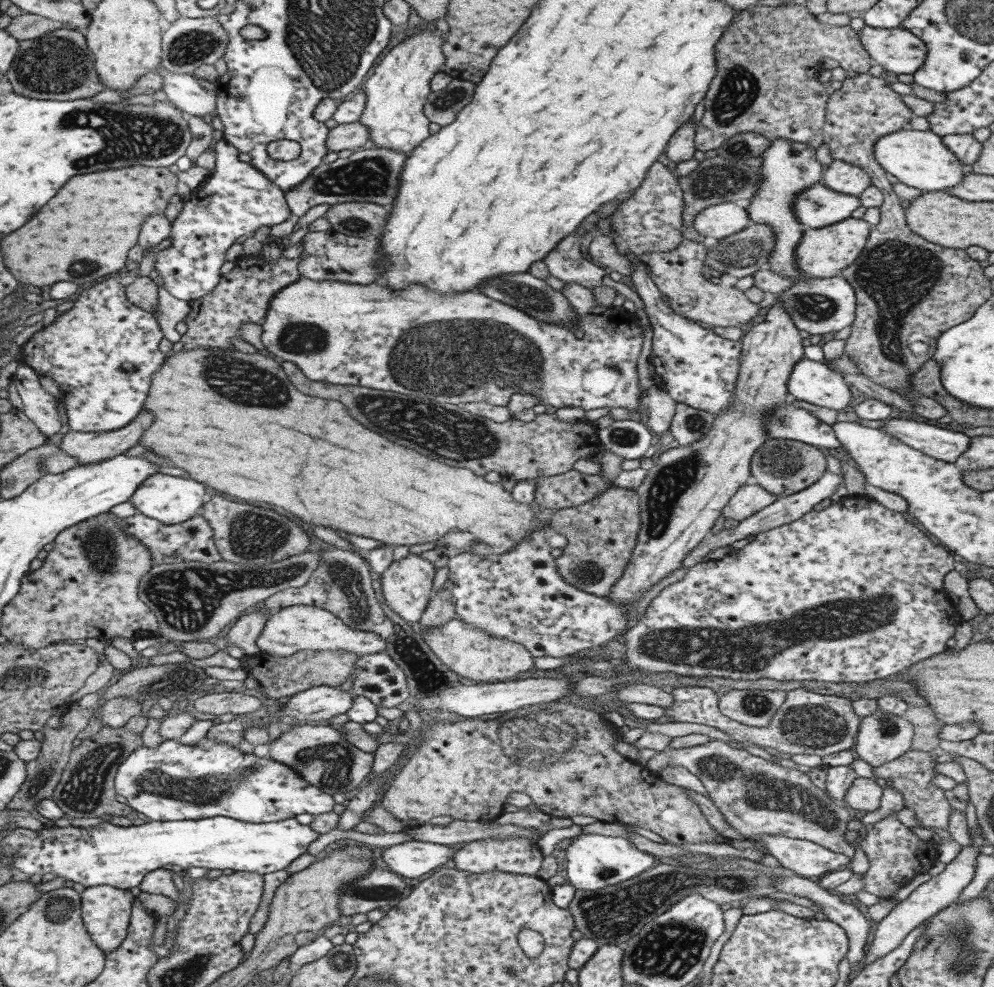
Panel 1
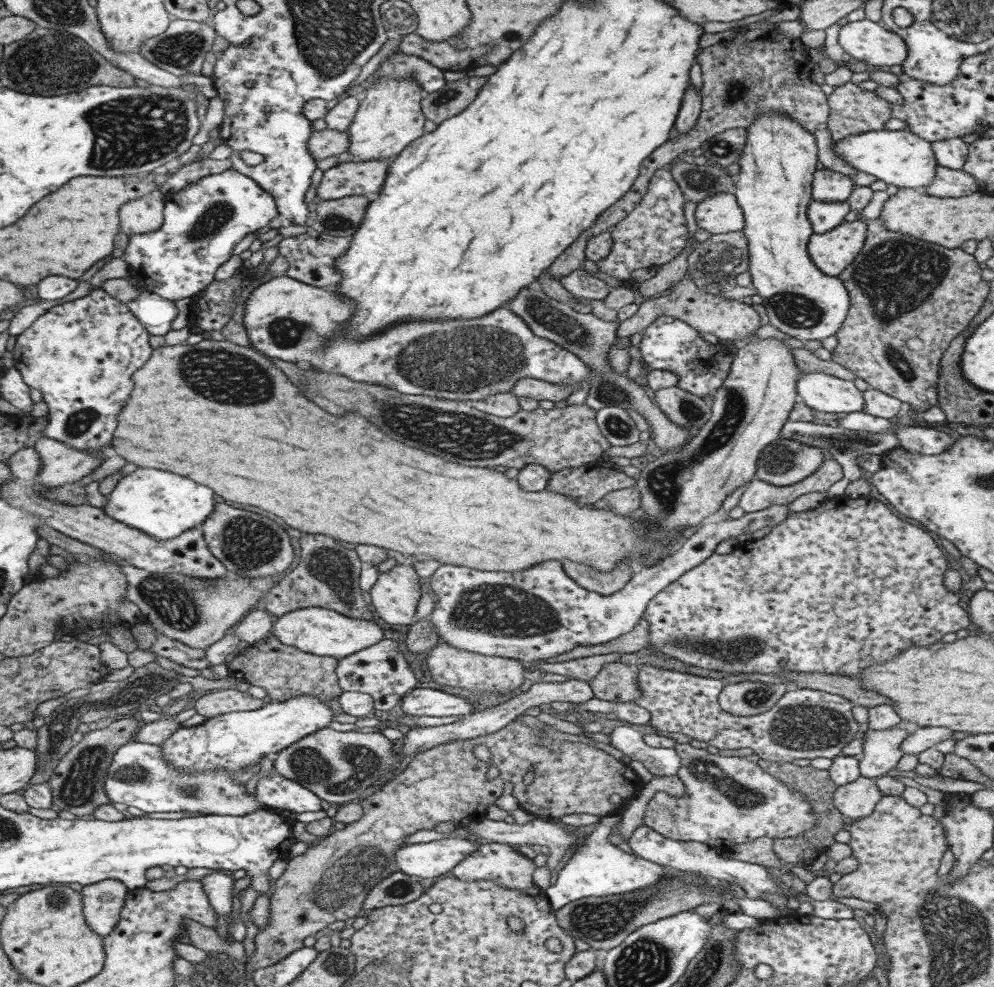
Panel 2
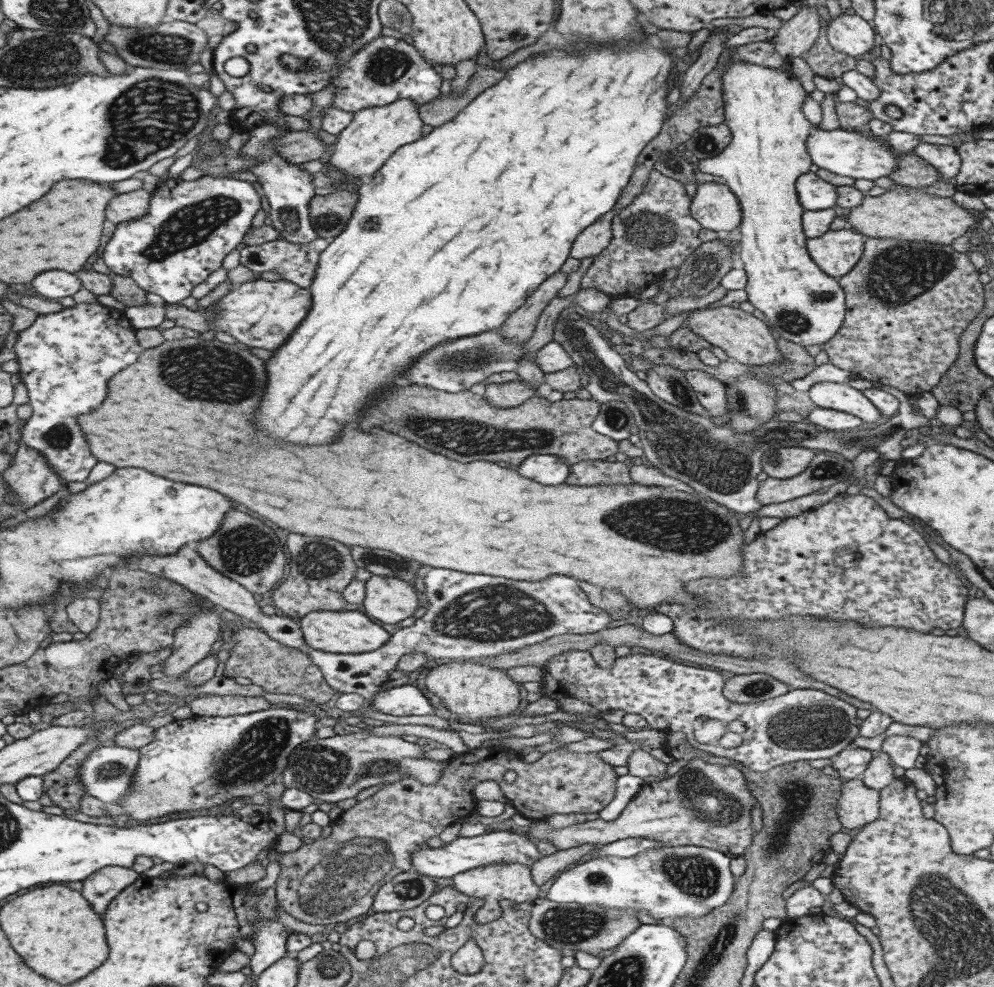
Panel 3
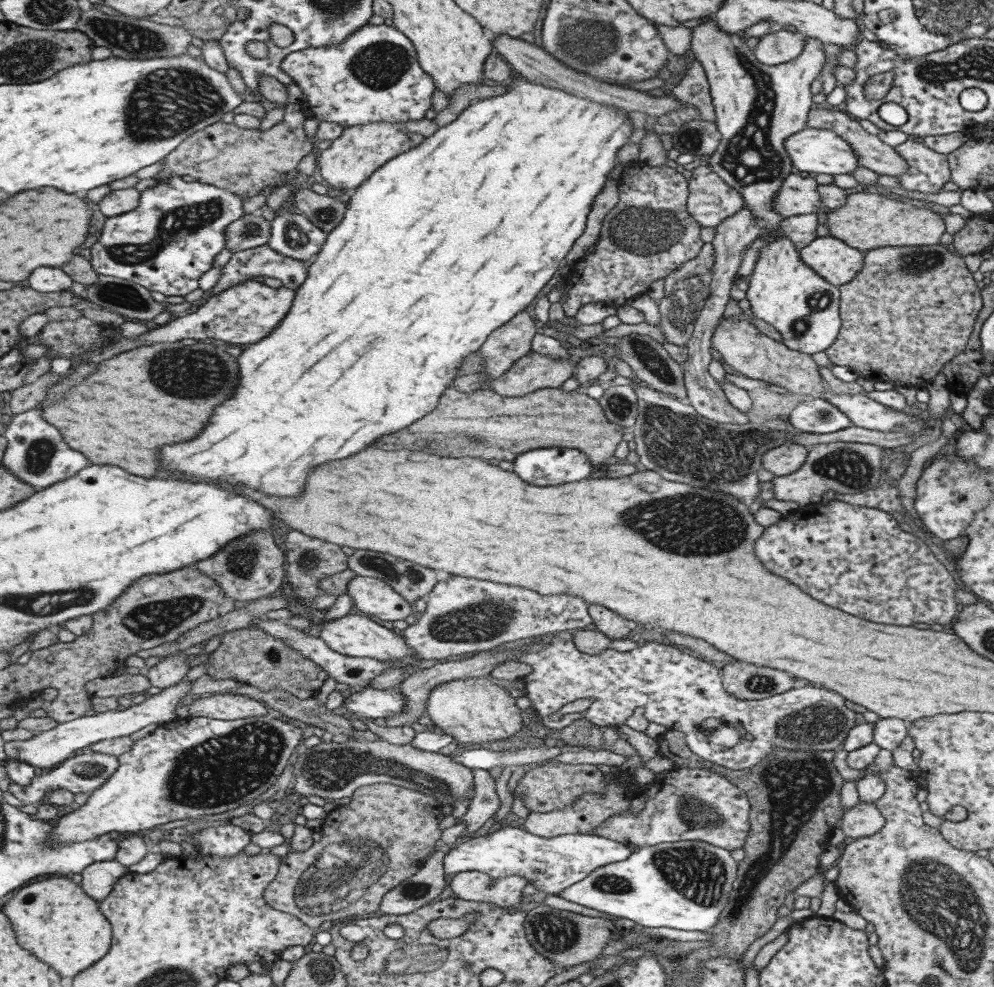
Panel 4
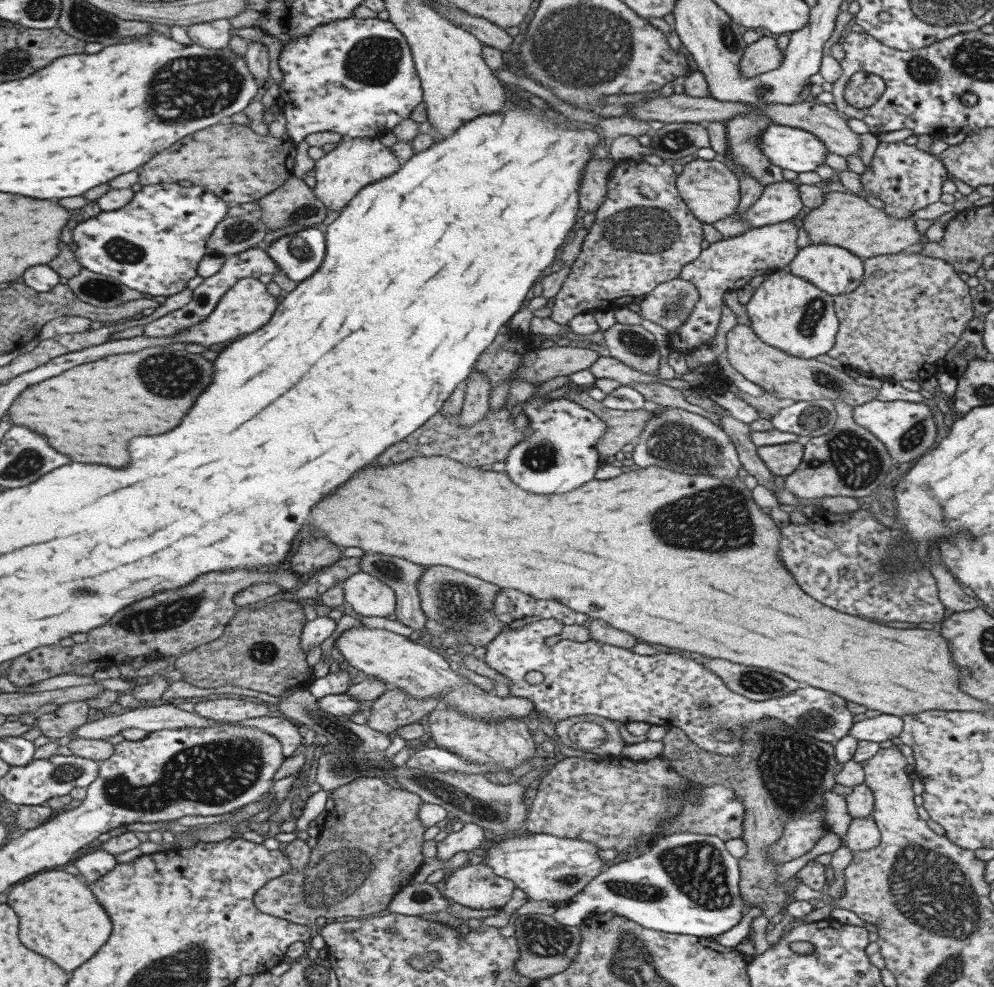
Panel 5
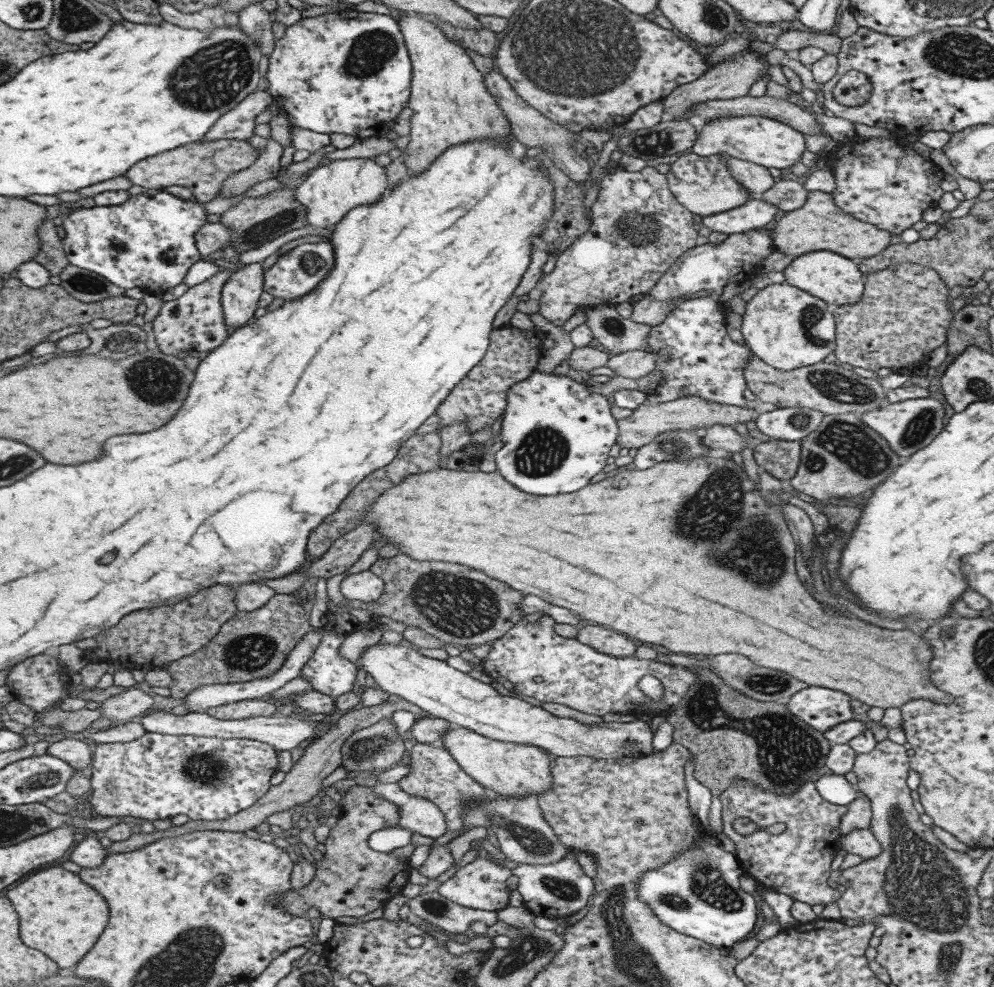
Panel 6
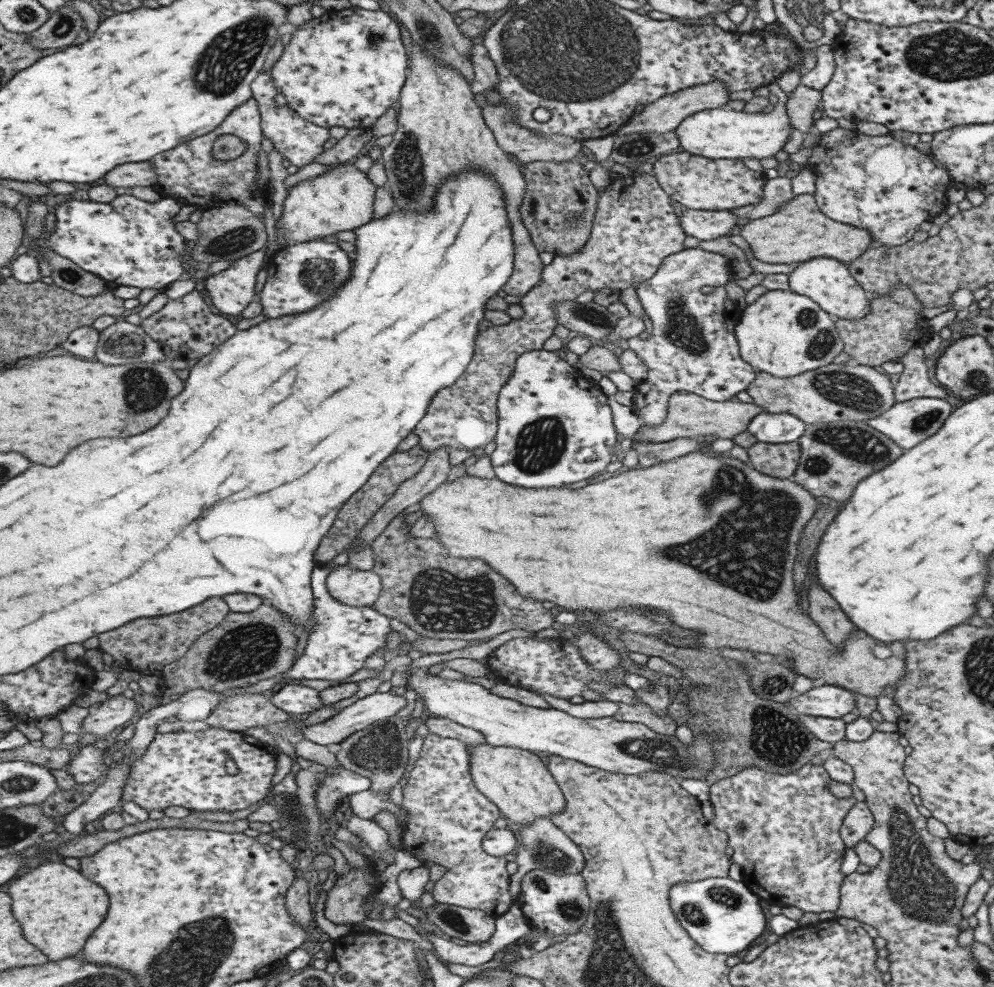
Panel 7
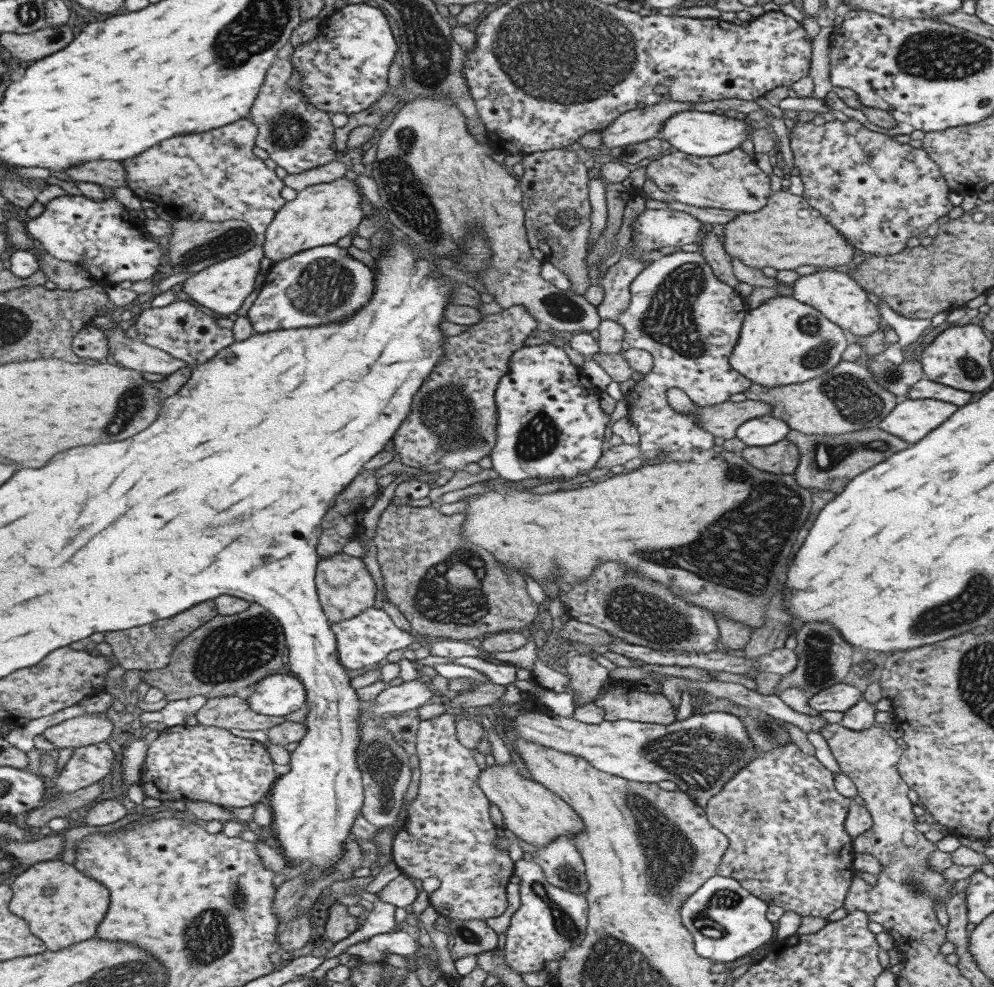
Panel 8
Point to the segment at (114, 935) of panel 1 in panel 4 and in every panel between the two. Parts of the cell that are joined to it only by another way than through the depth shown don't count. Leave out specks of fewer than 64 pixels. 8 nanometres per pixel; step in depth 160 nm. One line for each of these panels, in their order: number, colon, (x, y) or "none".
2: (103, 902)
3: (100, 889)
4: (99, 878)

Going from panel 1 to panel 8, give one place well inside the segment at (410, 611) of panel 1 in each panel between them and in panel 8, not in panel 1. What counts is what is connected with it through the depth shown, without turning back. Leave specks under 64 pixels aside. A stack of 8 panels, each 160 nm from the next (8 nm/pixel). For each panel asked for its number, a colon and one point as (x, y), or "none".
2: (394, 594)
3: (390, 600)
4: (373, 597)
5: (368, 596)
6: (365, 586)
7: (349, 586)
8: (344, 588)

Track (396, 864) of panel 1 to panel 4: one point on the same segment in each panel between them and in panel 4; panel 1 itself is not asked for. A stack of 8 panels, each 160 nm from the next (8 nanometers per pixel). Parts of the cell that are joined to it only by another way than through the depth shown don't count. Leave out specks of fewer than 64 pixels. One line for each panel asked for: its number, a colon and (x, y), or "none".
2: (424, 860)
3: (506, 845)
4: (552, 864)

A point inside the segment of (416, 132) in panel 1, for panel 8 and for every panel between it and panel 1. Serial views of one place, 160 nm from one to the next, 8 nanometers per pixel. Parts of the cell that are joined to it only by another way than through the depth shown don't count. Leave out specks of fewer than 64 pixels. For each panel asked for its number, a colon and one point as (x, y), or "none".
2: (388, 117)
3: (373, 133)
4: (358, 151)
5: (343, 170)
6: (330, 190)
7: (341, 199)
8: (321, 214)

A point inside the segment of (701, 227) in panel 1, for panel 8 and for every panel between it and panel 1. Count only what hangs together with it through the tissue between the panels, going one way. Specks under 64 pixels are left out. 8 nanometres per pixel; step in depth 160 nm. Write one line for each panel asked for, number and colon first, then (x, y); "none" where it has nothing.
2: (719, 214)
3: (714, 207)
4: (709, 201)
5: (708, 188)
6: (702, 185)
7: (703, 184)
8: (731, 181)

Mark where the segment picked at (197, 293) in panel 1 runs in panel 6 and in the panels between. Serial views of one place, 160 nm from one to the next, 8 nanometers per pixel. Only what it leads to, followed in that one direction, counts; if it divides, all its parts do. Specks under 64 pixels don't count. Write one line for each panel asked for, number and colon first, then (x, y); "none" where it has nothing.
2: (203, 222)
3: (191, 225)
4: (165, 244)
5: (154, 244)
6: (147, 243)

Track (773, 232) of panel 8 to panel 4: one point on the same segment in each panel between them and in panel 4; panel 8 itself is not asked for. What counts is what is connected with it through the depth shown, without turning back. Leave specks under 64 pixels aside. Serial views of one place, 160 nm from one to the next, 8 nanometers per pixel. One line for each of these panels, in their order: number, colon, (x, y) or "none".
4: (867, 220)
5: (849, 222)
6: (818, 224)
7: (796, 232)

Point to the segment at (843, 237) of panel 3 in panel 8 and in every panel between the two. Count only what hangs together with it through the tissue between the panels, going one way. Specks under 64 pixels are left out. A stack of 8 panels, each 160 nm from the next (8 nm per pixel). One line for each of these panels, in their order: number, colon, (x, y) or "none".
4: (834, 261)
5: (834, 270)
6: (834, 279)
7: (827, 282)
8: (834, 294)

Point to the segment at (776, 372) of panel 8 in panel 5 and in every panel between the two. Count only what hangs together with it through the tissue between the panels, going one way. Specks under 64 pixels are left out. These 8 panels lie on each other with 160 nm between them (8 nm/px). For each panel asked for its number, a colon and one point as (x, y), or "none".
5: (787, 312)
6: (785, 327)
7: (781, 333)

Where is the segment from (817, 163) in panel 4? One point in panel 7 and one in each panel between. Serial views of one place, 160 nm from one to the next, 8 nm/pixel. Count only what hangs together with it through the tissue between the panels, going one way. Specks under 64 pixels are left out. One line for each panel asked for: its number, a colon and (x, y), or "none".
5: (788, 148)
6: (770, 143)
7: (719, 133)

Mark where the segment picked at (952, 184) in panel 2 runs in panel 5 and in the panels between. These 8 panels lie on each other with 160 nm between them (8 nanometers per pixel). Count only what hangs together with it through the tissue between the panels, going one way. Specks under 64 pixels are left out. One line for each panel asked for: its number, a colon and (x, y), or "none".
3: (911, 171)
4: (871, 153)
5: (815, 117)

